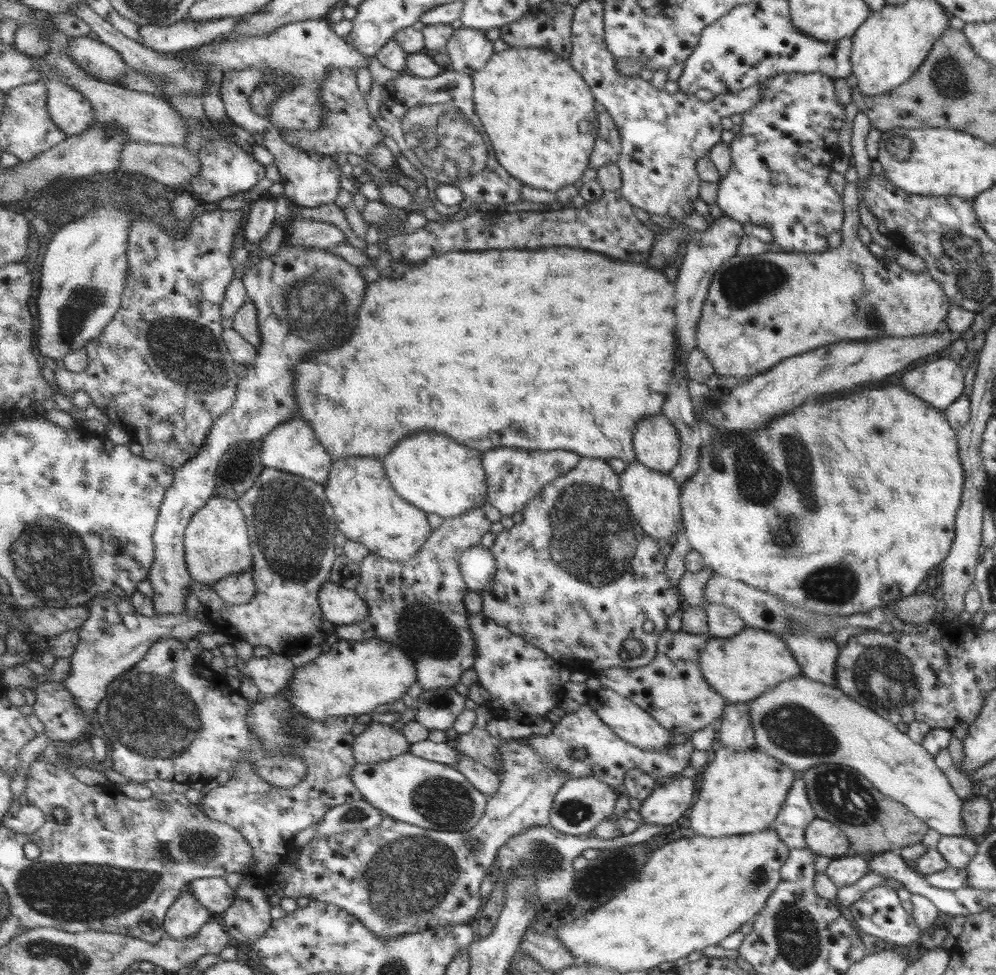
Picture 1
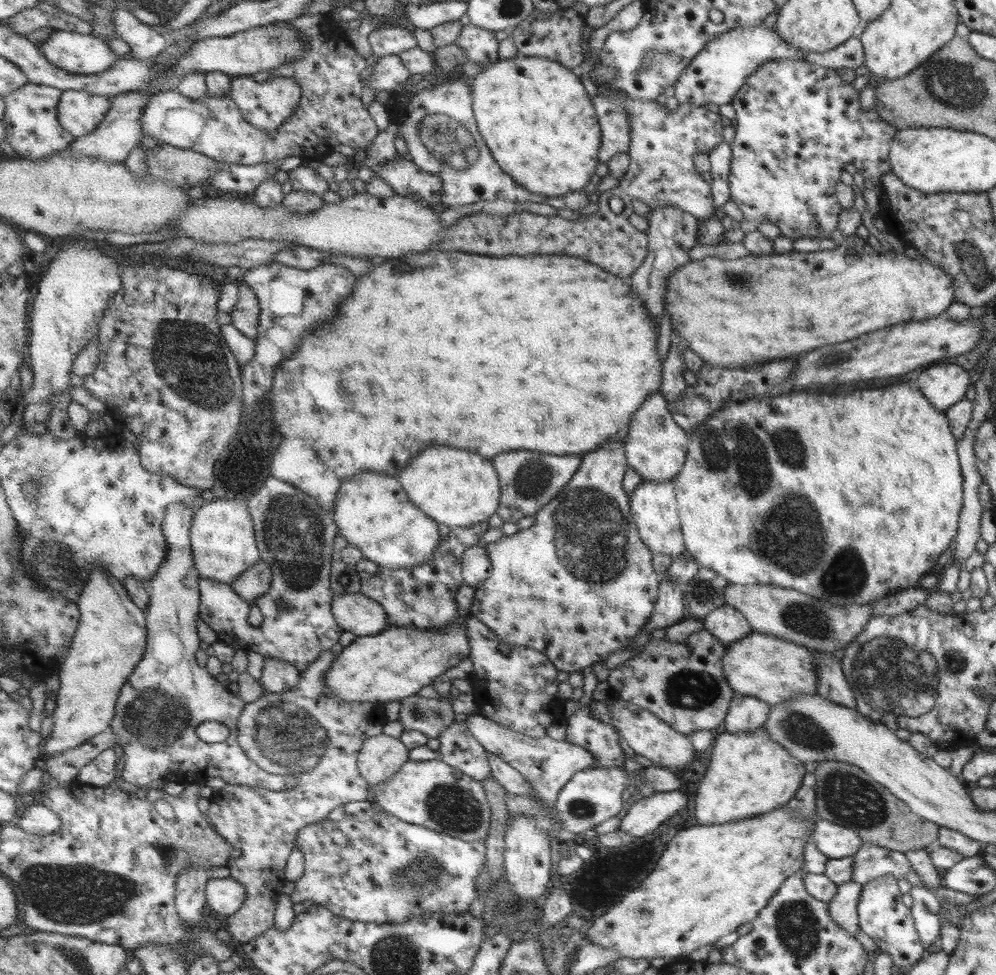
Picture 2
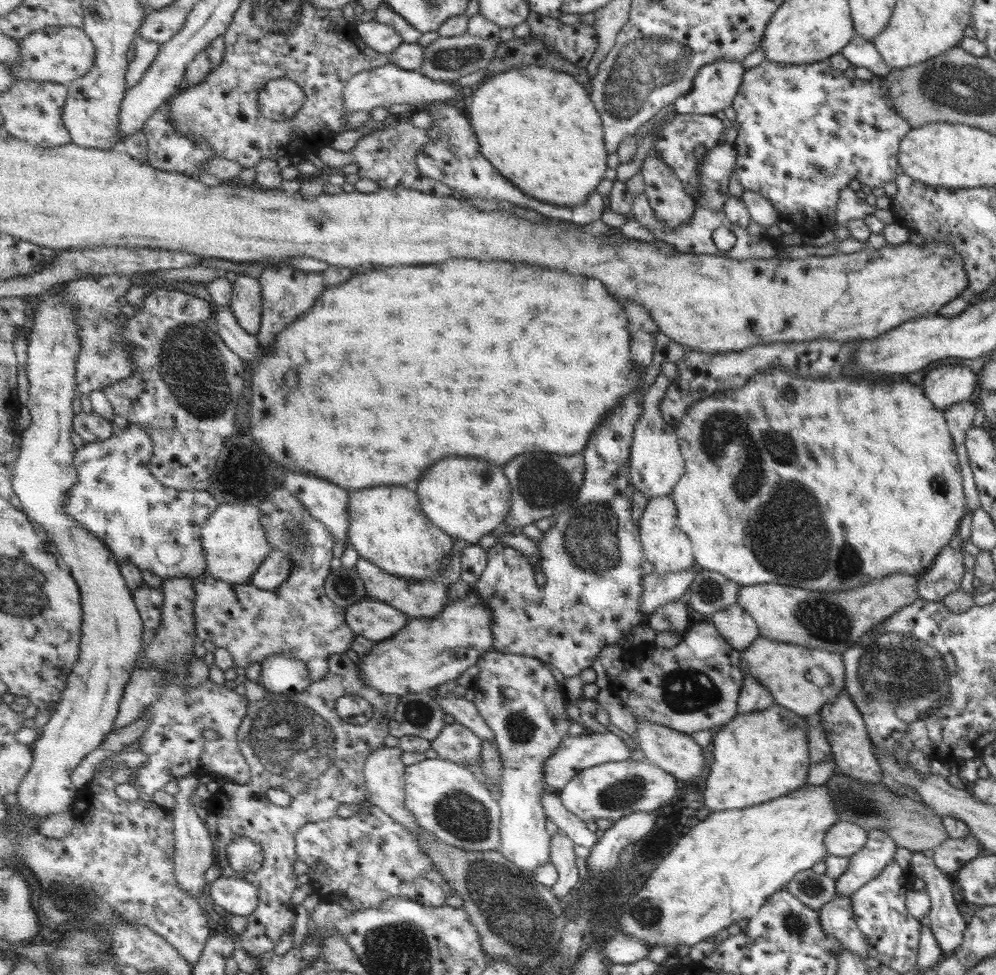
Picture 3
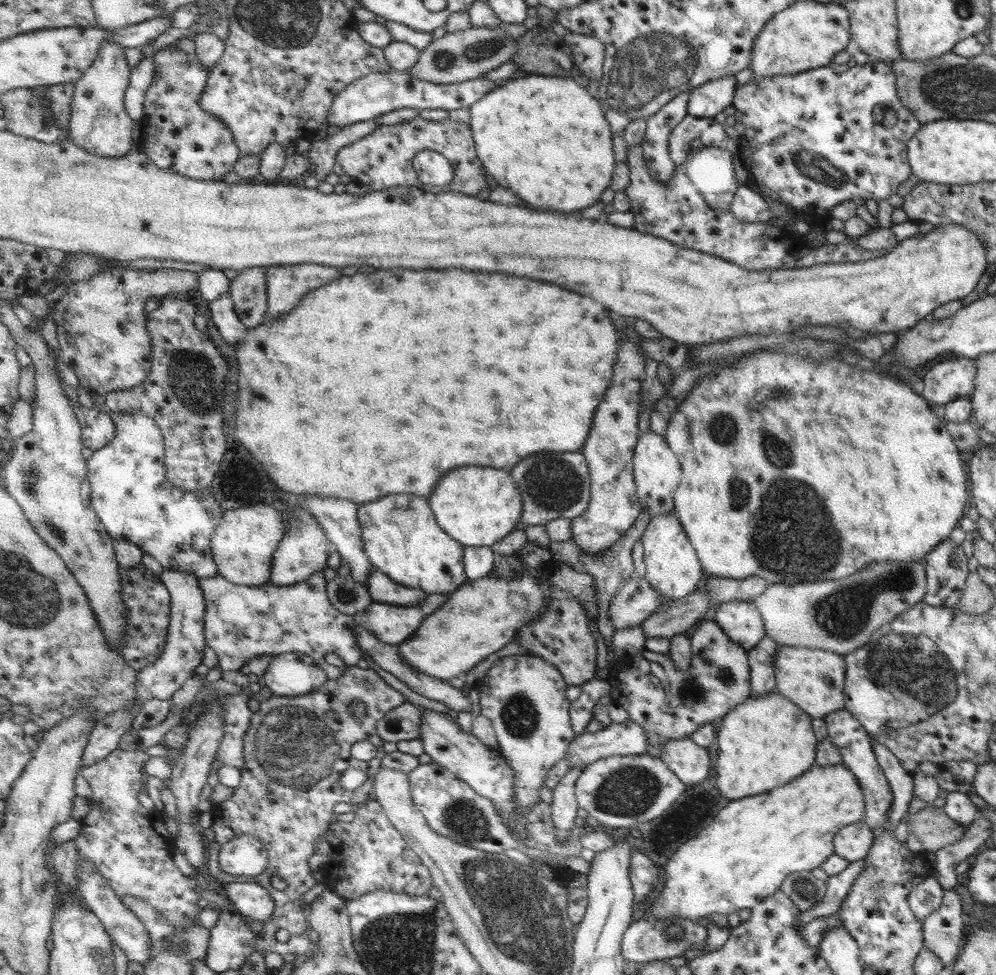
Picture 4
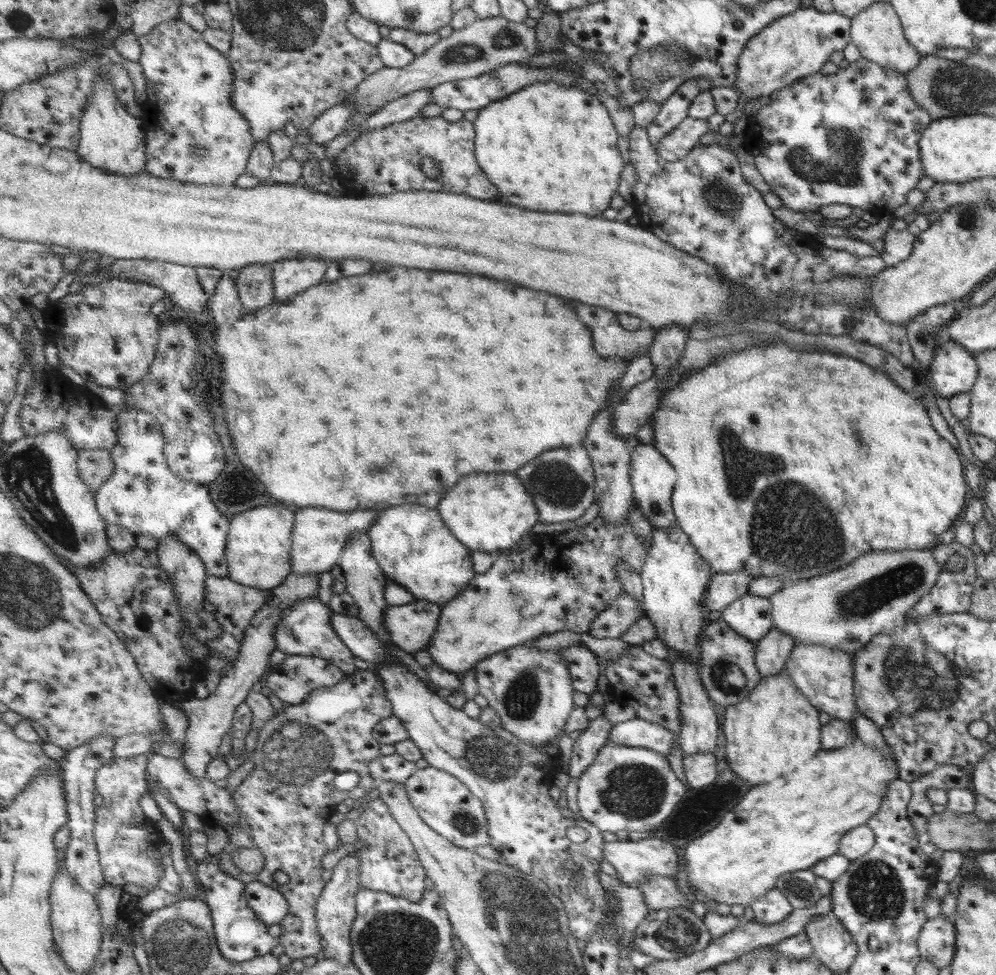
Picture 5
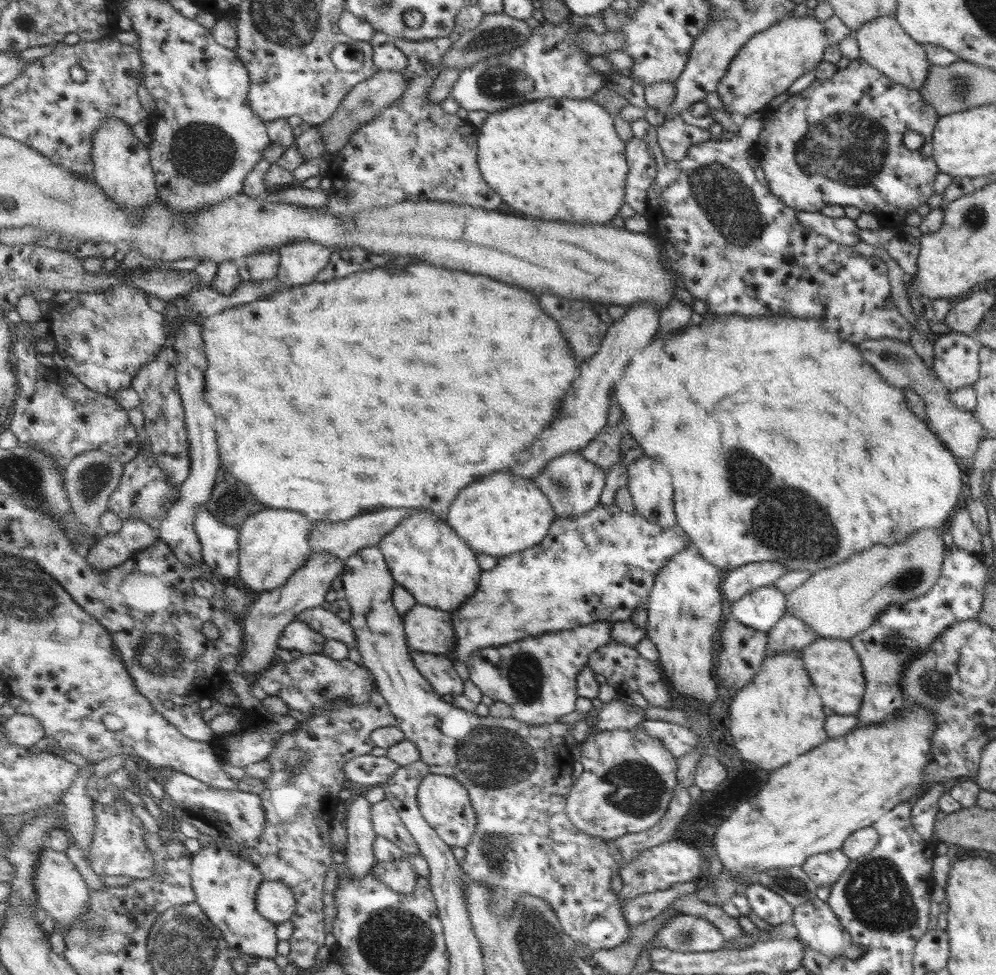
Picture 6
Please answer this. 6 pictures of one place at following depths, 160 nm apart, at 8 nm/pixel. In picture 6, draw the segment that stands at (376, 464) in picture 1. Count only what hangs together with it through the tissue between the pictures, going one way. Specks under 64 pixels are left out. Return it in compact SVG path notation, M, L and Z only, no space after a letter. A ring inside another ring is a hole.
M419 510L411 515L379 544L397 585L404 586L419 604L444 609L453 613L459 610L479 588L482 565L478 553L467 544L454 528L431 510Z

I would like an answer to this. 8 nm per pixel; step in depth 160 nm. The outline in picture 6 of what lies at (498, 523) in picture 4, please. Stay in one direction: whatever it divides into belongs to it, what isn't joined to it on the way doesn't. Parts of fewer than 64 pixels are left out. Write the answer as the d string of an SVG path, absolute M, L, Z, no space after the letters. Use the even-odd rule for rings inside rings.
M501 470L466 486L452 501L447 521L475 552L499 558L541 543L558 519L553 507L533 479L517 476L511 470Z

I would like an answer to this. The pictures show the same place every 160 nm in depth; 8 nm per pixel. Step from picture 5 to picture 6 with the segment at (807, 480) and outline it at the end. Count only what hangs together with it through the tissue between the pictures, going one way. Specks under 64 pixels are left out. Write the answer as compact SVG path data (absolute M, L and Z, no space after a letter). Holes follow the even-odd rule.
M717 315L710 321L694 323L672 335L655 335L653 342L626 370L613 390L613 405L619 405L629 420L628 434L639 442L644 455L663 461L674 476L676 517L701 555L724 572L750 562L780 562L788 571L808 570L810 574L837 564L871 545L891 546L923 528L945 528L949 512L966 489L961 486L961 470L954 457L927 427L917 419L903 400L903 391L887 386L877 372L861 360L854 344L826 331L817 319L771 315L746 317Z

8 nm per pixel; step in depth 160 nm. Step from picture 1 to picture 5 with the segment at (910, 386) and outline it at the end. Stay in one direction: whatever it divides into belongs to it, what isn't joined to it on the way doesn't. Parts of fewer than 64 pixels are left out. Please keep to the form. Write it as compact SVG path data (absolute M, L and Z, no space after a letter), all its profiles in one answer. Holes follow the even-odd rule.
M951 339L939 342L932 355L928 369L933 391L943 399L968 393L977 376L974 356Z

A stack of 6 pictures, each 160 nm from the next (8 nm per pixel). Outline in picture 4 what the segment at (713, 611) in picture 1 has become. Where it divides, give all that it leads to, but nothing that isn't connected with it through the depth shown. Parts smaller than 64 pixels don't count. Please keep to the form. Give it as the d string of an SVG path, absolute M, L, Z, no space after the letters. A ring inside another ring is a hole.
M729 601L717 604L713 621L725 636L747 651L765 634L758 609L751 601Z

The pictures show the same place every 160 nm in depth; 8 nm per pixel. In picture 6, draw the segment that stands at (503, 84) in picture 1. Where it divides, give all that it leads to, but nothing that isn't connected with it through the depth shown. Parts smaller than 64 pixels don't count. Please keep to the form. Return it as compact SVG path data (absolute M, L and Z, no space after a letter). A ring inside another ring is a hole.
M543 98L488 113L487 118L480 126L479 166L482 168L483 179L503 197L503 200L507 200L507 204L517 212L523 212L523 214L529 214L529 216L535 216L535 218L545 218L545 220L567 220L567 222L575 222L575 224L587 224L587 222L609 224L619 214L621 206L626 202L626 181L630 171L630 165L626 157L626 147L627 142L623 141L622 137L617 136L611 114L595 101L573 98Z

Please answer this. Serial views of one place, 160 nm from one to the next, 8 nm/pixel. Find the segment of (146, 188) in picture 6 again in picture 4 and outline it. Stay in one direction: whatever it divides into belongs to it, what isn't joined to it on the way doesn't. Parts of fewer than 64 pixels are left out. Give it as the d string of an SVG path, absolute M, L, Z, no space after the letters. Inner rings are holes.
M113 39L103 43L98 58L76 82L71 105L69 140L97 156L125 156L133 145L133 122L126 109L127 89L130 87L132 68L125 57L125 47Z

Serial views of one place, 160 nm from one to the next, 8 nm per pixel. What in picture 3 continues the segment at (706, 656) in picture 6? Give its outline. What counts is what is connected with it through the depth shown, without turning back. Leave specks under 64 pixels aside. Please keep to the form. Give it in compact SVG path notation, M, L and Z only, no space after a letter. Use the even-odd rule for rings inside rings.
M671 495L656 496L649 500L639 526L646 559L653 564L655 573L667 574L695 569L694 544L679 526L678 508Z

